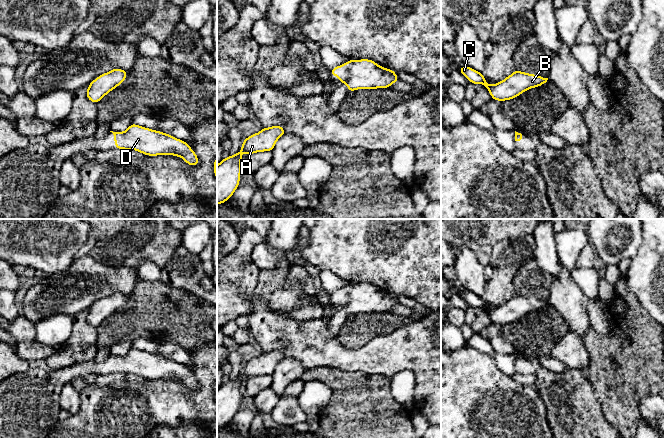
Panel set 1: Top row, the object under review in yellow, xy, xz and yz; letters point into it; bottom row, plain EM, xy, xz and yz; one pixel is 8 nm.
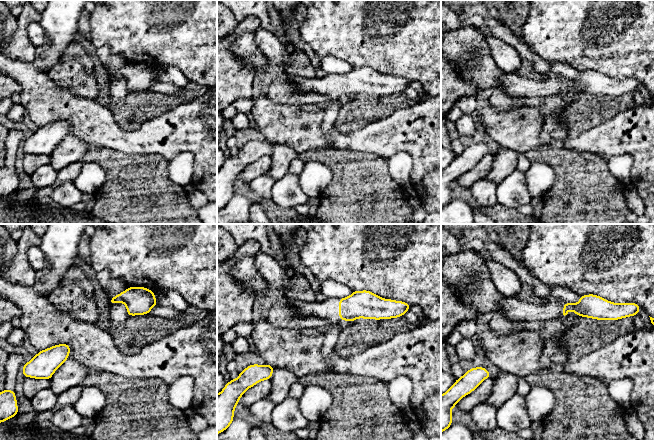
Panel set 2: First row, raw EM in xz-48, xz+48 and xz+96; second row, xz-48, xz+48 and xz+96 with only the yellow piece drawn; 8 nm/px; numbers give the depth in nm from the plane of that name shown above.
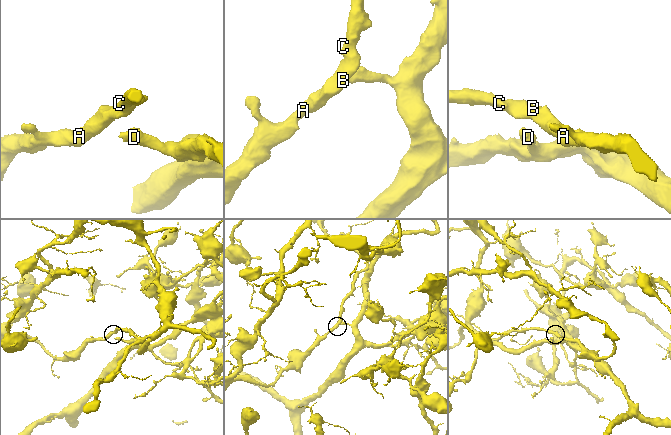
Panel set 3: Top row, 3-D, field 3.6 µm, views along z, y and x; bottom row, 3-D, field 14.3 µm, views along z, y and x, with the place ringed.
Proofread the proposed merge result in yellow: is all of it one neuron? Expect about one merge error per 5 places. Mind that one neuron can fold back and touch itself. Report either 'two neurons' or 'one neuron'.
one neuron

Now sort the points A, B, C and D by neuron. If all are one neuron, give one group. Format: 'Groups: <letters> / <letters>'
Groups: A B C D

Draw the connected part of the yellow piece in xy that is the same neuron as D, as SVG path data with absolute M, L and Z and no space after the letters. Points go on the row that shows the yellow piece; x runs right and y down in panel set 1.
M132 123L124 132L110 132L114 135L115 149L135 150L147 156L174 155L181 157L190 166L197 166L199 164L196 153L187 142L161 131L152 130Z

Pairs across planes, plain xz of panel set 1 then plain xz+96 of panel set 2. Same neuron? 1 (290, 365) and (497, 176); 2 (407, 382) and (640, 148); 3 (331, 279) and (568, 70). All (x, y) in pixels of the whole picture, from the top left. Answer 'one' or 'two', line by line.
1: one
2: two
3: one

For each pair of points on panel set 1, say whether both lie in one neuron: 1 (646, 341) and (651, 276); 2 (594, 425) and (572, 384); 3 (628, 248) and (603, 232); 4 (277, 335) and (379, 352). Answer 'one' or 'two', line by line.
1: two
2: one
3: one
4: one

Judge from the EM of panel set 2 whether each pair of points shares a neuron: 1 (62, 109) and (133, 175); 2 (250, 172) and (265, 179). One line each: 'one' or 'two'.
1: two
2: two

